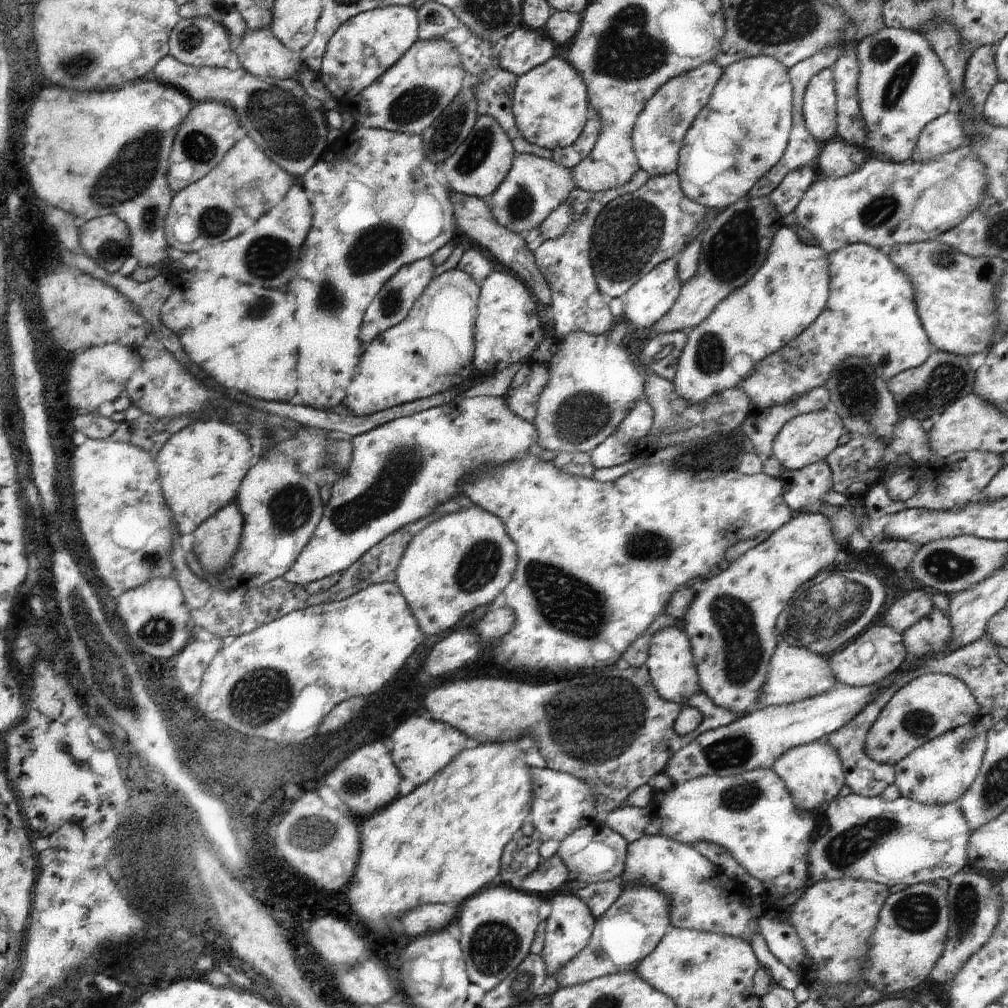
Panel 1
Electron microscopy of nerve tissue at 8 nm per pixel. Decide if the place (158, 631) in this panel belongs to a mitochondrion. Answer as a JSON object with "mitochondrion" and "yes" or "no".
{"mitochondrion":"yes"}

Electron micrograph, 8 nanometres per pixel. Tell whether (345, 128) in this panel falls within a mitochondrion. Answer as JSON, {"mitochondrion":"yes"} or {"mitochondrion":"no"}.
{"mitochondrion":"no"}

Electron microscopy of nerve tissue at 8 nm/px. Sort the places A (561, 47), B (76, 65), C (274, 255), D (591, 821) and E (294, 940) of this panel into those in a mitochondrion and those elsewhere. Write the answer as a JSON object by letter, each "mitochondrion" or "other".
{"A":"other","B":"mitochondrion","C":"mitochondrion","D":"other","E":"other"}

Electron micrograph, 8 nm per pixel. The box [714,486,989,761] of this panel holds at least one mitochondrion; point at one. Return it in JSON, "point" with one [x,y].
{"point":[823,610]}

